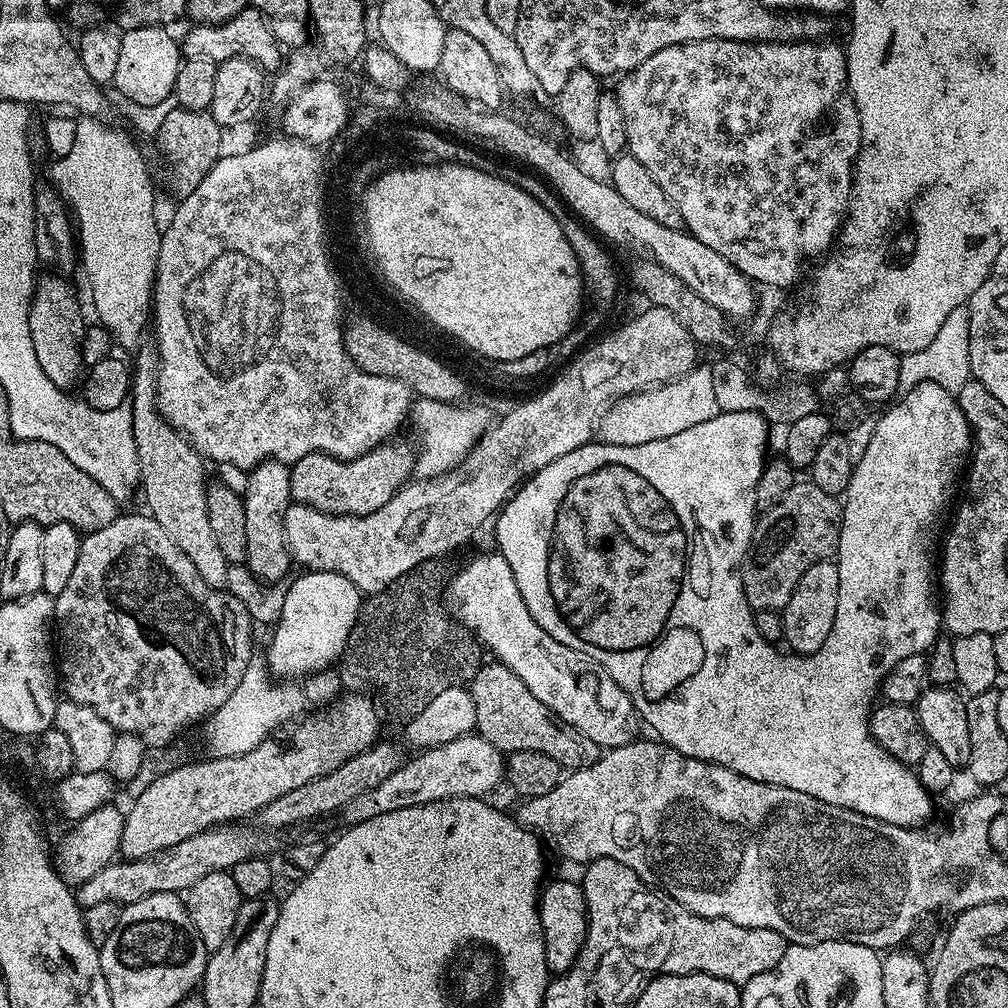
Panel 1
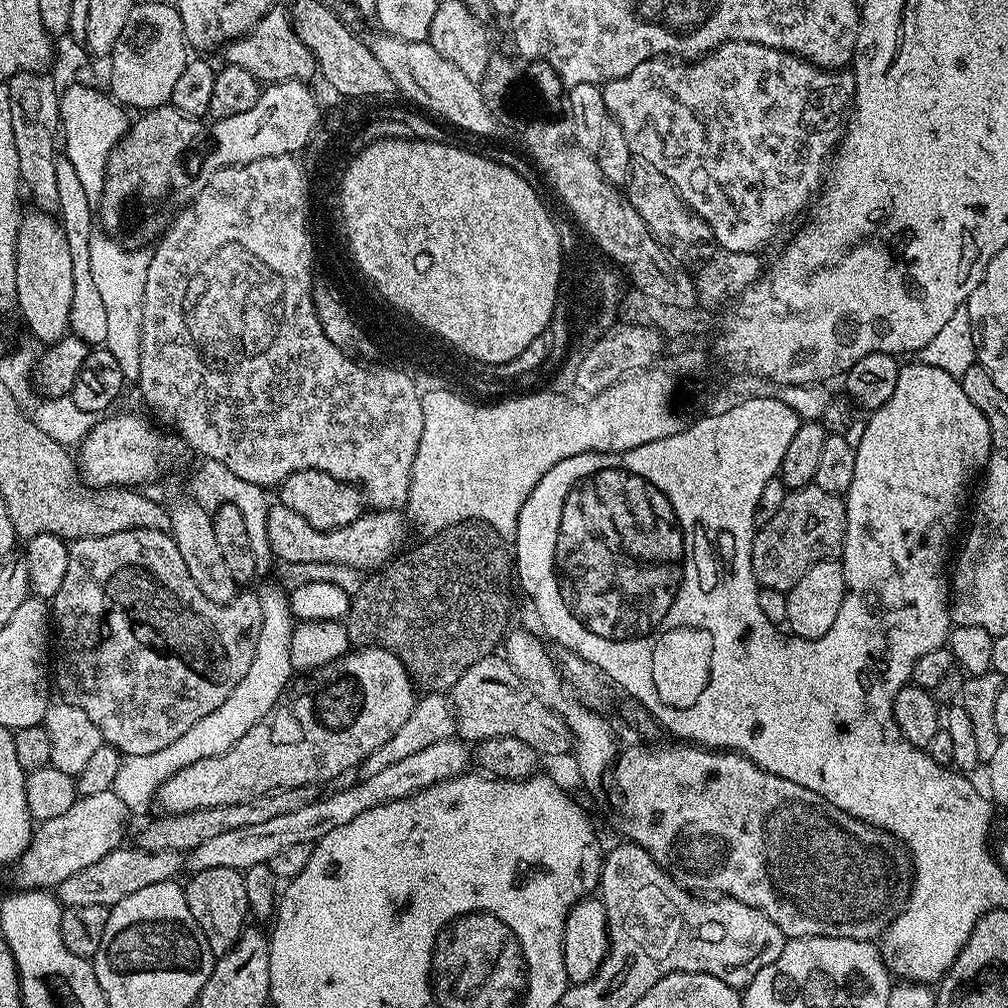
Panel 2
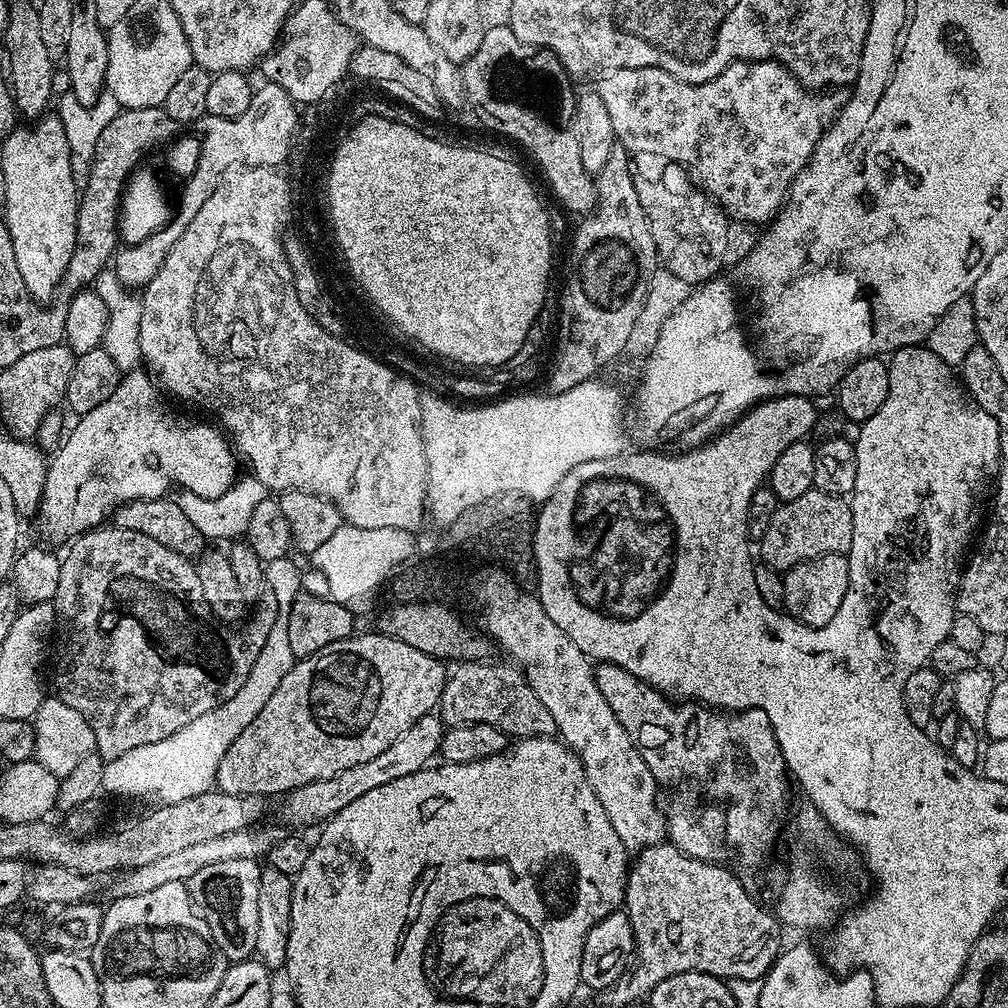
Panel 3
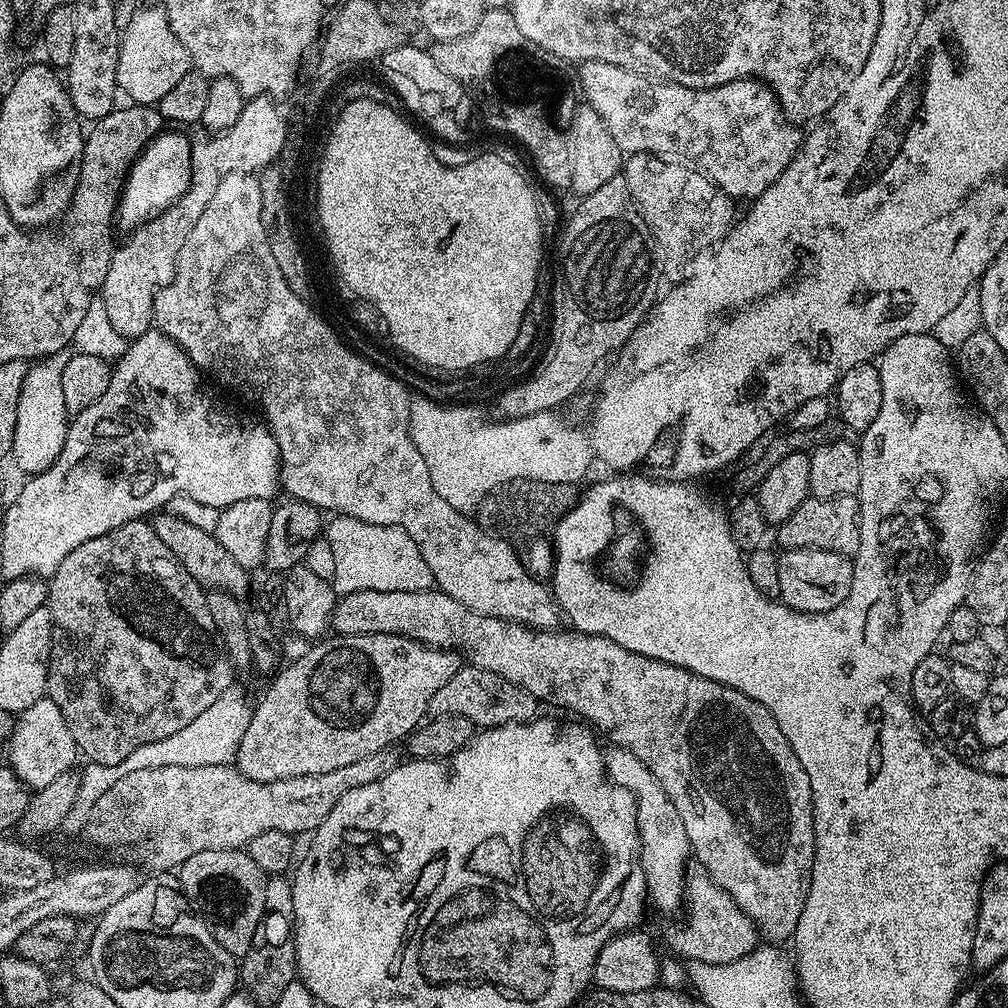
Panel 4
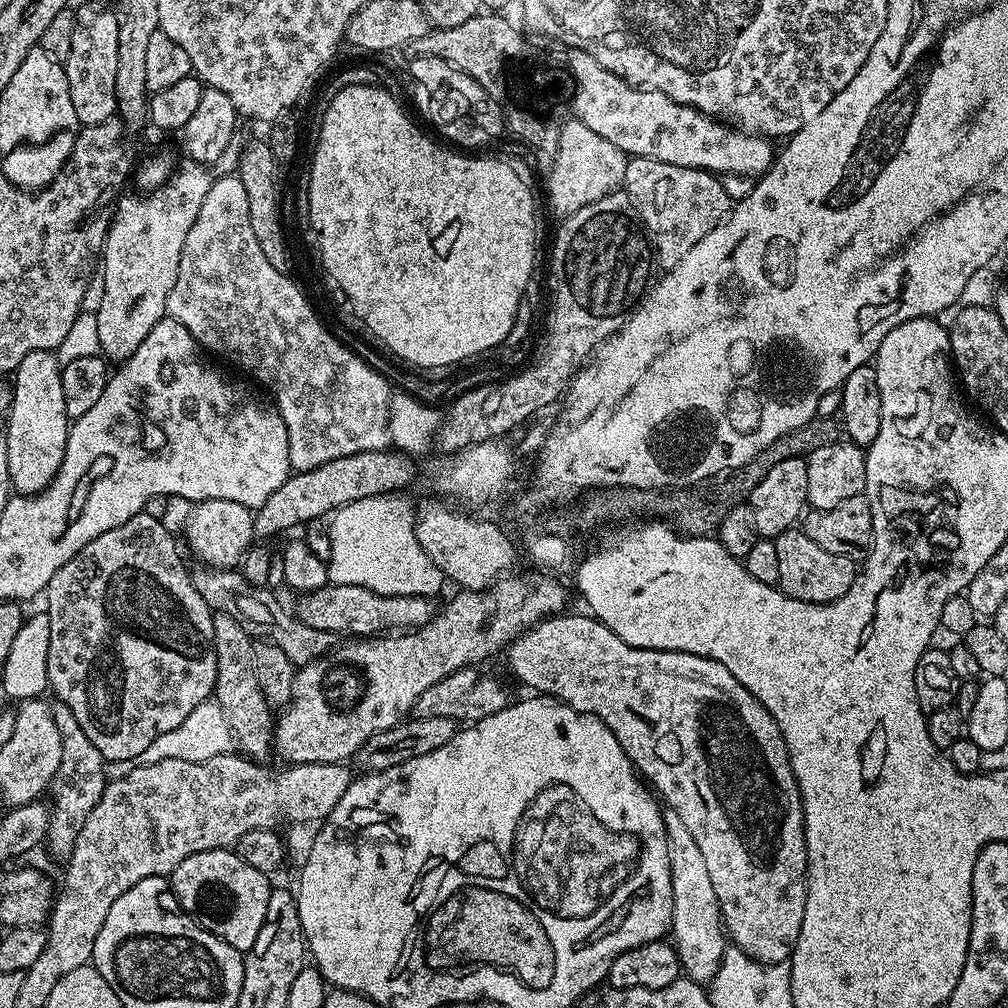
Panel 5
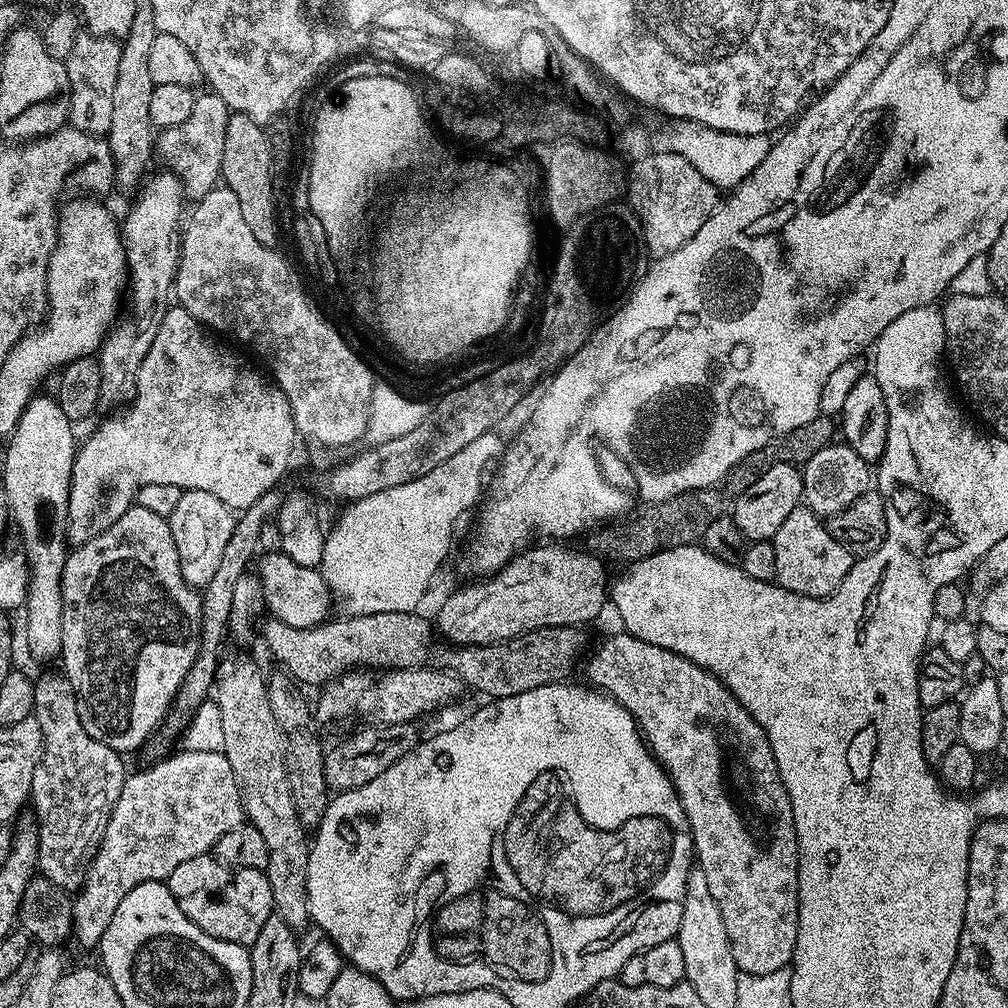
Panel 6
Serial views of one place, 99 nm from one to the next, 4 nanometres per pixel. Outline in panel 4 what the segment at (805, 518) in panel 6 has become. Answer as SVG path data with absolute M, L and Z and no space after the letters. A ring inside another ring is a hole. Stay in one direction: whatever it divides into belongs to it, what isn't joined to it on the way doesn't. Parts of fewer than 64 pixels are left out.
M790 548L779 553L779 599L799 612L825 612L834 610L838 602L850 594L853 561L837 552L821 548Z

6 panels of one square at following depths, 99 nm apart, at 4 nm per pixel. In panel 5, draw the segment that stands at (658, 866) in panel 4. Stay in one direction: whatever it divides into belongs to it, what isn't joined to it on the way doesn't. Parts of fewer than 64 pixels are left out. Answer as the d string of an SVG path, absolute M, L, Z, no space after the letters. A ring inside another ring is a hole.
M668 810L663 813L668 835L669 886L672 888L672 926L670 940L674 945L683 975L701 986L714 978L726 947L726 929L720 919L718 898L710 883L706 861L694 843L682 818Z

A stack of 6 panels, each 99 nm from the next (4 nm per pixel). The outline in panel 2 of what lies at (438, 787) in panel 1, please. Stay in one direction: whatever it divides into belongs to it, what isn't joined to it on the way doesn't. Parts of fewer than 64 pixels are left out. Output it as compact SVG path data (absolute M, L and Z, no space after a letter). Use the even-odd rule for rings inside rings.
M459 738L434 742L434 746L426 746L426 750L418 750L418 754L410 754L410 758L402 758L402 762L394 762L394 766L386 766L379 774L366 776L357 779L357 784L352 784L349 788L344 788L341 792L332 792L328 797L318 798L310 802L310 806L302 806L299 810L294 810L294 814L281 814L279 818L273 818L267 822L262 822L259 826L241 826L238 830L230 830L226 834L217 834L207 842L202 842L202 846L193 848L186 856L186 868L189 873L195 874L202 870L214 870L215 868L238 868L245 869L250 866L266 864L274 854L286 850L286 846L295 846L297 842L315 844L317 840L326 838L330 830L338 830L338 826L346 826L346 822L354 822L358 814L366 814L366 810L374 810L374 806L382 806L386 802L401 800L407 796L414 795L415 792L422 792L443 780L450 780L455 776L465 775L469 771L470 748L465 741Z

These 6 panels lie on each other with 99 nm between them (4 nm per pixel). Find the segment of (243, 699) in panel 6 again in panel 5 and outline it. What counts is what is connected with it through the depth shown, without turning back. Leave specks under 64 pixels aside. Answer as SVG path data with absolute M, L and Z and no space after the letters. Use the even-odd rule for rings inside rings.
M213 612L214 642L218 654L218 678L214 699L222 706L222 714L226 714L226 722L232 731L235 747L249 760L264 762L268 755L274 752L274 712L269 708L266 698L262 696L262 689L258 684L257 671L254 666L254 638L228 612Z

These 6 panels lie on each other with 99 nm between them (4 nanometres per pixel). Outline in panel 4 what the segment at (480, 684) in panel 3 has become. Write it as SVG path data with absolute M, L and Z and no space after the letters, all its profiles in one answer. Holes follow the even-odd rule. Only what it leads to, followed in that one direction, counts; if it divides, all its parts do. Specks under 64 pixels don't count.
M461 666L458 674L454 674L454 678L450 678L450 682L446 682L446 686L442 686L438 694L434 694L434 698L430 698L427 715L432 718L437 716L470 718L472 725L486 729L497 728L503 724L525 724L528 720L535 720L538 716L536 708L538 701L529 692L522 690L522 686L514 686L514 682L490 670Z

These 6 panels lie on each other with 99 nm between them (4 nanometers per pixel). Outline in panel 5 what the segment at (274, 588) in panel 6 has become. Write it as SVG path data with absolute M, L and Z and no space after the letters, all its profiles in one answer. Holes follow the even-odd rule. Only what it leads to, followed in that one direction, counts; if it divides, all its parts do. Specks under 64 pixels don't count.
M338 584L319 588L316 592L301 595L294 607L295 615L314 630L330 632L340 638L372 638L393 630L415 630L430 623L437 605L427 596L383 596L362 586Z

